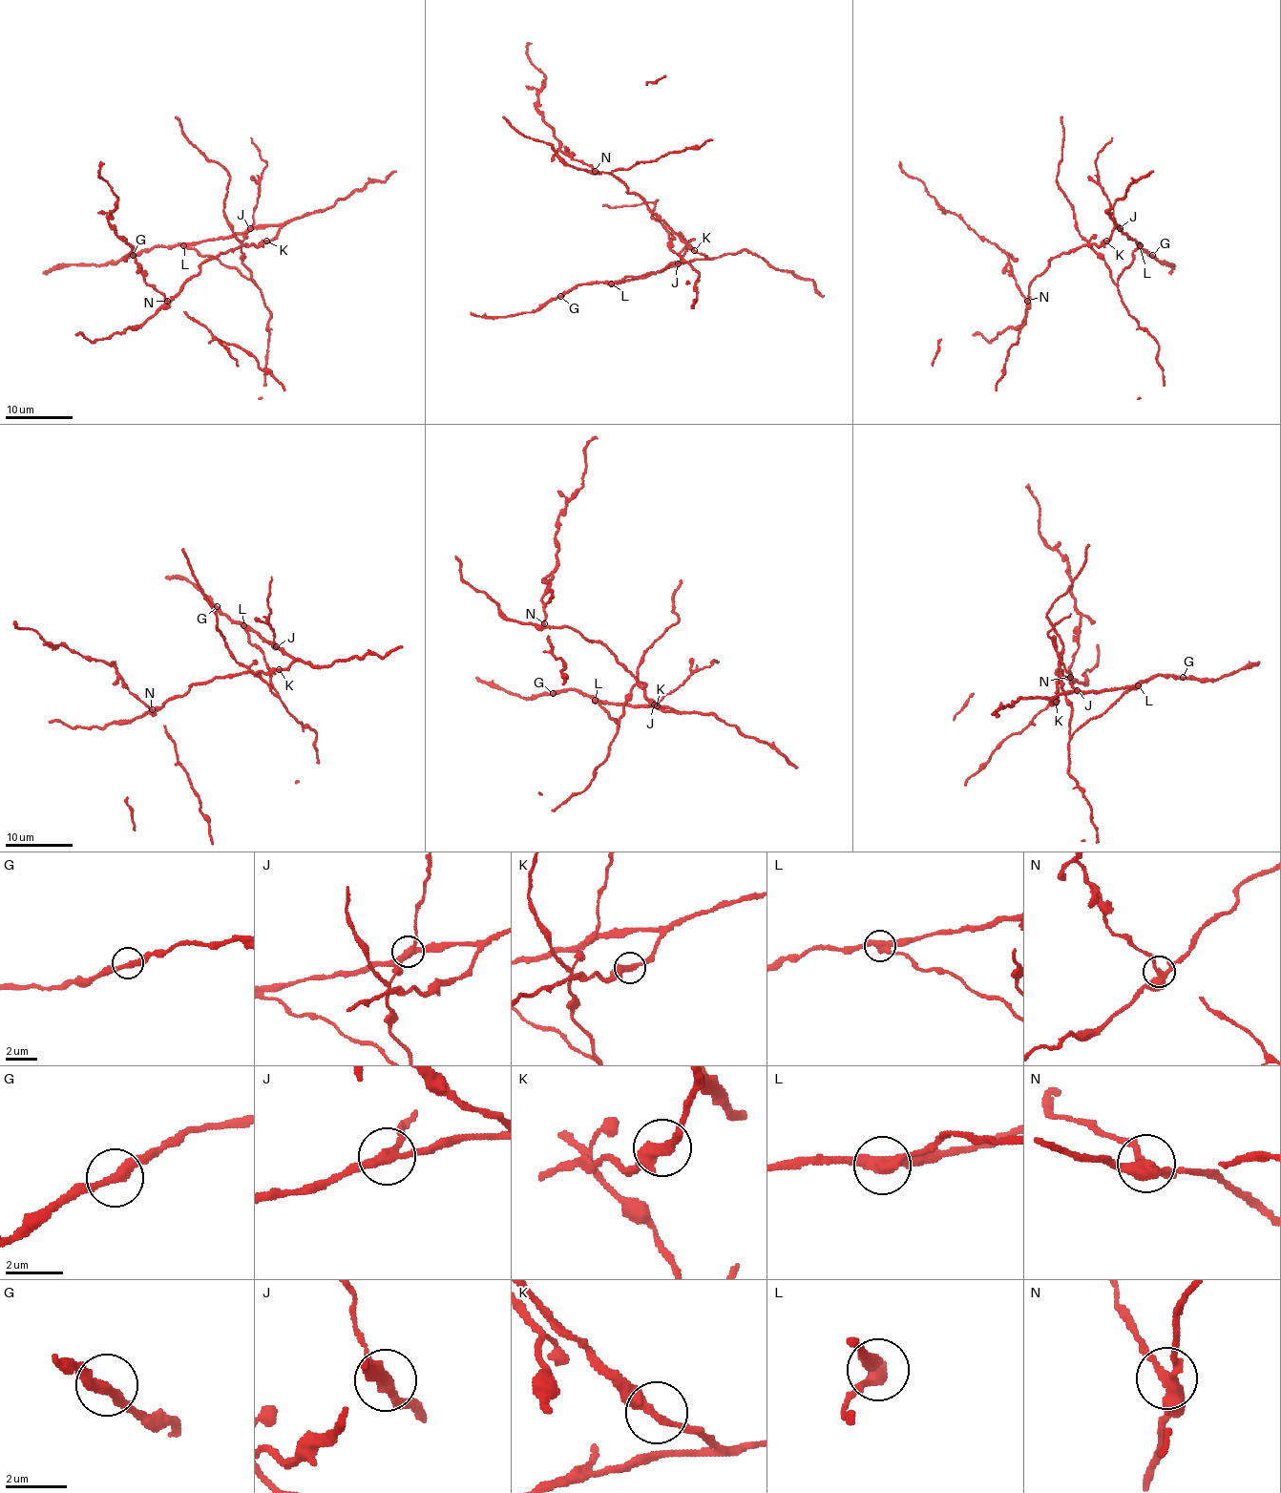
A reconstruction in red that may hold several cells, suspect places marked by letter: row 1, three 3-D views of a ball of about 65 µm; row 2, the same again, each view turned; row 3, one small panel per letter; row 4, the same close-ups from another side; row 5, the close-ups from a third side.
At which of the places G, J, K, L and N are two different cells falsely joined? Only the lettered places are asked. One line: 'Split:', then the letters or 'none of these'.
Split: J, L, N

